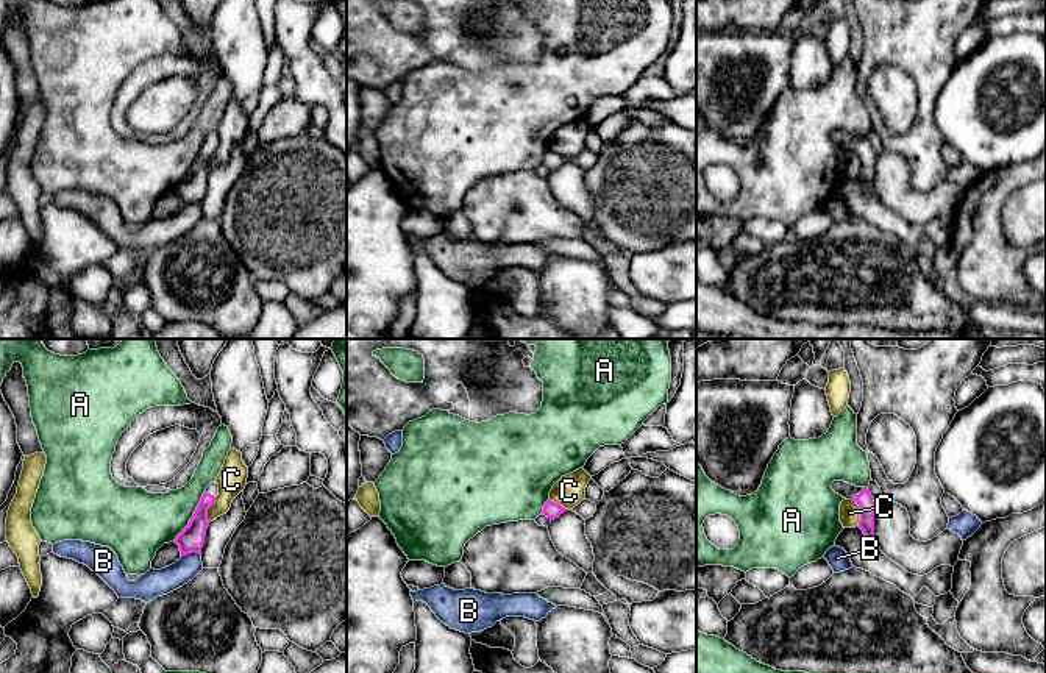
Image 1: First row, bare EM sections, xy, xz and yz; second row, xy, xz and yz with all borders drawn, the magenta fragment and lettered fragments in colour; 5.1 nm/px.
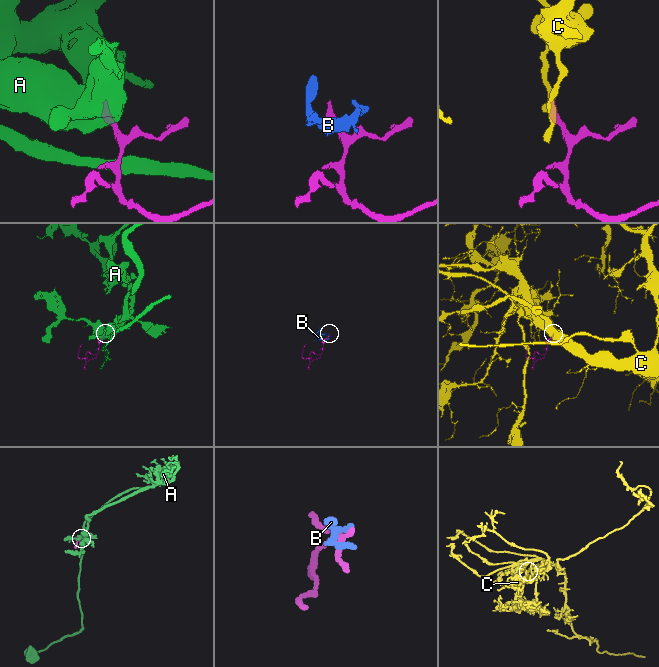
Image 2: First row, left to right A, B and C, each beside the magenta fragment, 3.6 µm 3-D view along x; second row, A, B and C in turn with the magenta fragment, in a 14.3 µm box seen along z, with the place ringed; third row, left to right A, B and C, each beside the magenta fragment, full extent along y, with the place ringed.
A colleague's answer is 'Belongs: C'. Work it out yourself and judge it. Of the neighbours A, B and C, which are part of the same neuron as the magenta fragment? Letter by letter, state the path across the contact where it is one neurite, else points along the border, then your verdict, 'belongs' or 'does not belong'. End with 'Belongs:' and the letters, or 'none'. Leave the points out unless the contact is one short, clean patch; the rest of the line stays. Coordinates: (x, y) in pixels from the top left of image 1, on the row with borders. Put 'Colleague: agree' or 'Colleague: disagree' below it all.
A: border along xy (205, 492), (189, 523), (174, 541); does not belong
B: border along xy (199, 551), (181, 556); does not belong
C: border along yz (853, 498), (859, 508), (859, 525); does not belong
Belongs: none
Colleague: disagree

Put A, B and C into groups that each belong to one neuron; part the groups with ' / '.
A / B / C

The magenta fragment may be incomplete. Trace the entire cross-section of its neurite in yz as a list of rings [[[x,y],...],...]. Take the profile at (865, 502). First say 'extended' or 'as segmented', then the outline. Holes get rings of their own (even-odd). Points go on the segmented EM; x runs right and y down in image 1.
extended | [[[834,481],[831,484],[832,490],[846,500],[854,500],[860,507],[859,528],[863,531],[865,539],[870,545],[877,545],[874,537],[874,514],[876,503],[870,493],[868,487],[856,487],[845,481]]]

